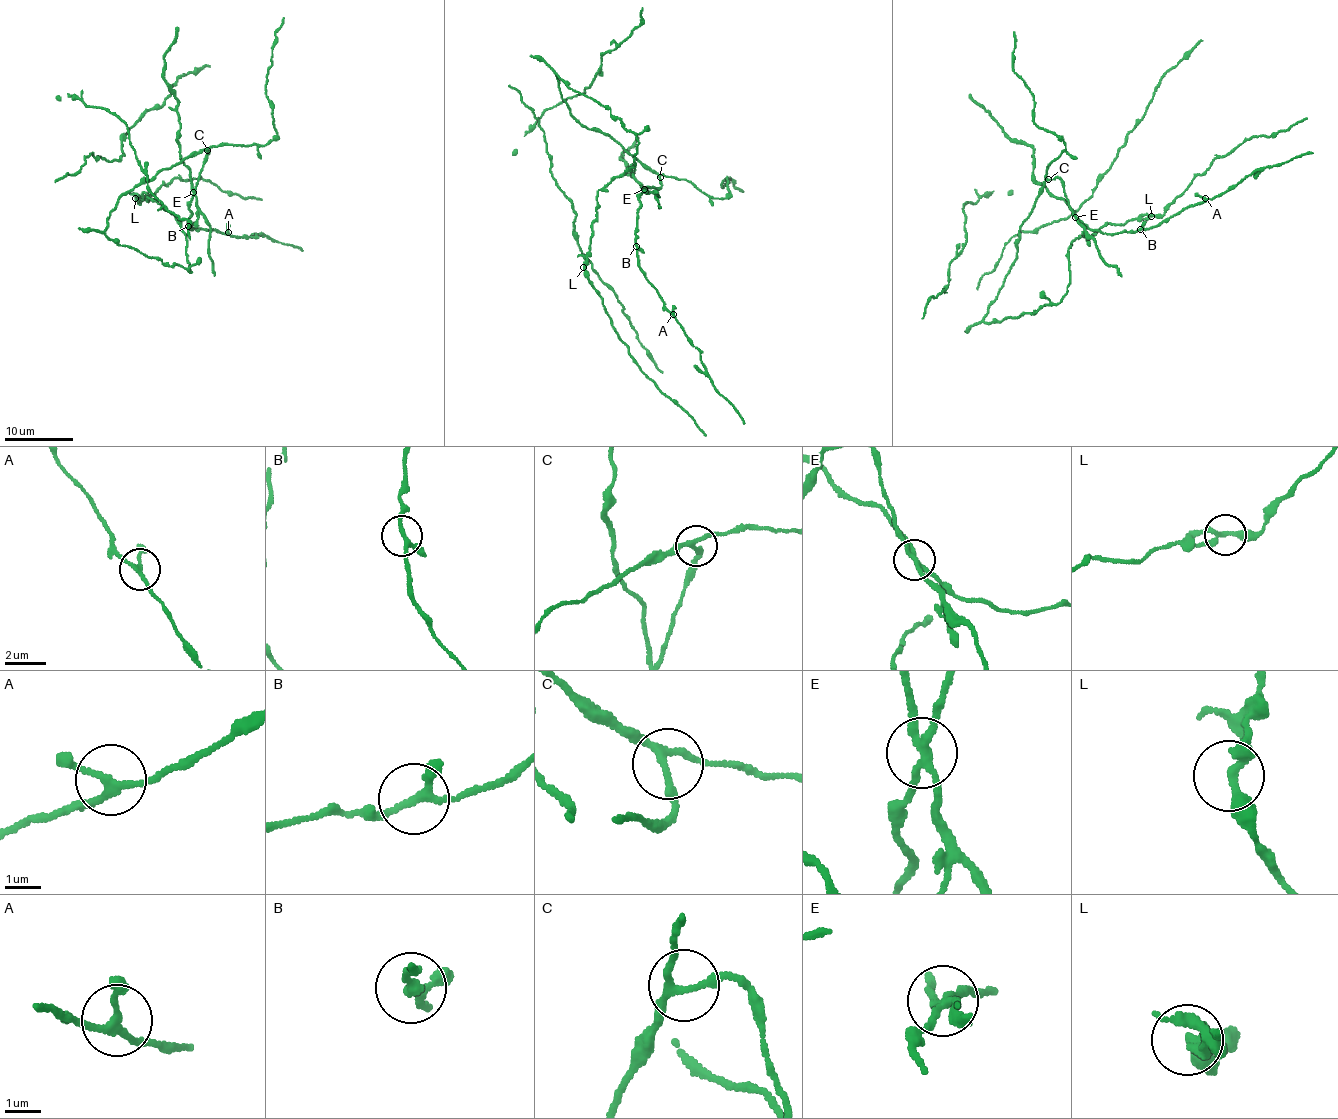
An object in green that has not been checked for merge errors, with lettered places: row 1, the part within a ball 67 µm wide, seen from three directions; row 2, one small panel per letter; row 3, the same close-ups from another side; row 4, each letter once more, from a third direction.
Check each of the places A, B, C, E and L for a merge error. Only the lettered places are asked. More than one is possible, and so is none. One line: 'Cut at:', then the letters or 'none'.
Cut at: E

